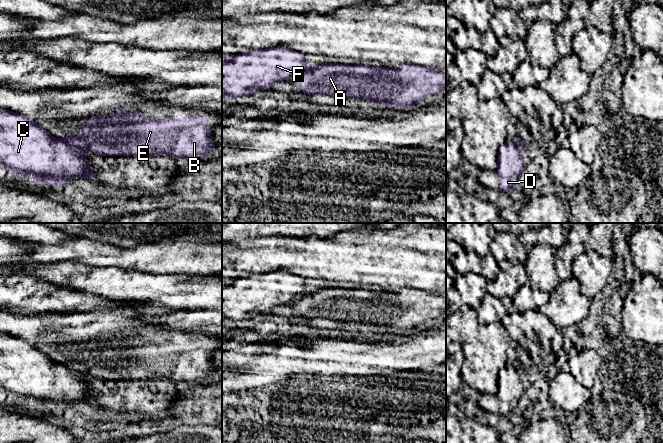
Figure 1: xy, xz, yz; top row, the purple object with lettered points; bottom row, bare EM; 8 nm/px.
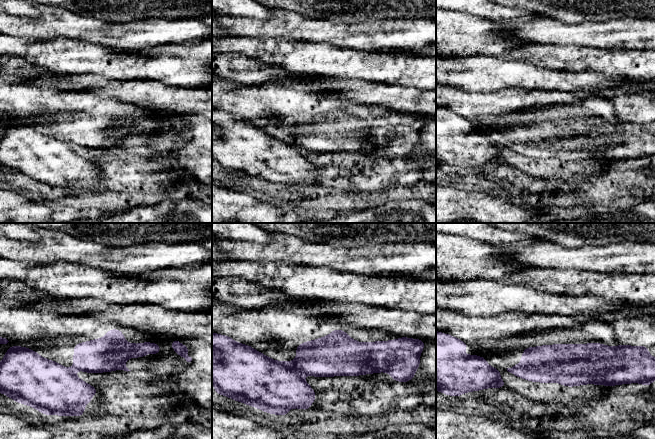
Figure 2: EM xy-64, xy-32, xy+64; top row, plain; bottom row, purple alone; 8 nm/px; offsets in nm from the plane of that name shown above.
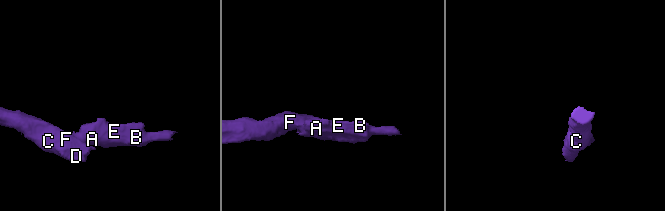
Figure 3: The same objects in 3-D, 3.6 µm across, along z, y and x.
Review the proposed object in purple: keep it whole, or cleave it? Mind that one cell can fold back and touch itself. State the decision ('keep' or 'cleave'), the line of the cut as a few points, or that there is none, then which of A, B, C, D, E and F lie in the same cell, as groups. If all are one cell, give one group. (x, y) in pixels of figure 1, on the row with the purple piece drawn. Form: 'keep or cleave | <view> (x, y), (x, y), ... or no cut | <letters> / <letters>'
cleave | xy (65, 140), (84, 152) | A B E / C D F

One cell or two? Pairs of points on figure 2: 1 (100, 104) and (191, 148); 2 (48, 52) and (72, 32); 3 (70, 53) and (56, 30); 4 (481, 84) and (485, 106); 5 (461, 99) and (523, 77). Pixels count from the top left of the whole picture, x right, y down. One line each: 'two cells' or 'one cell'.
1: two cells
2: two cells
3: two cells
4: two cells
5: two cells

